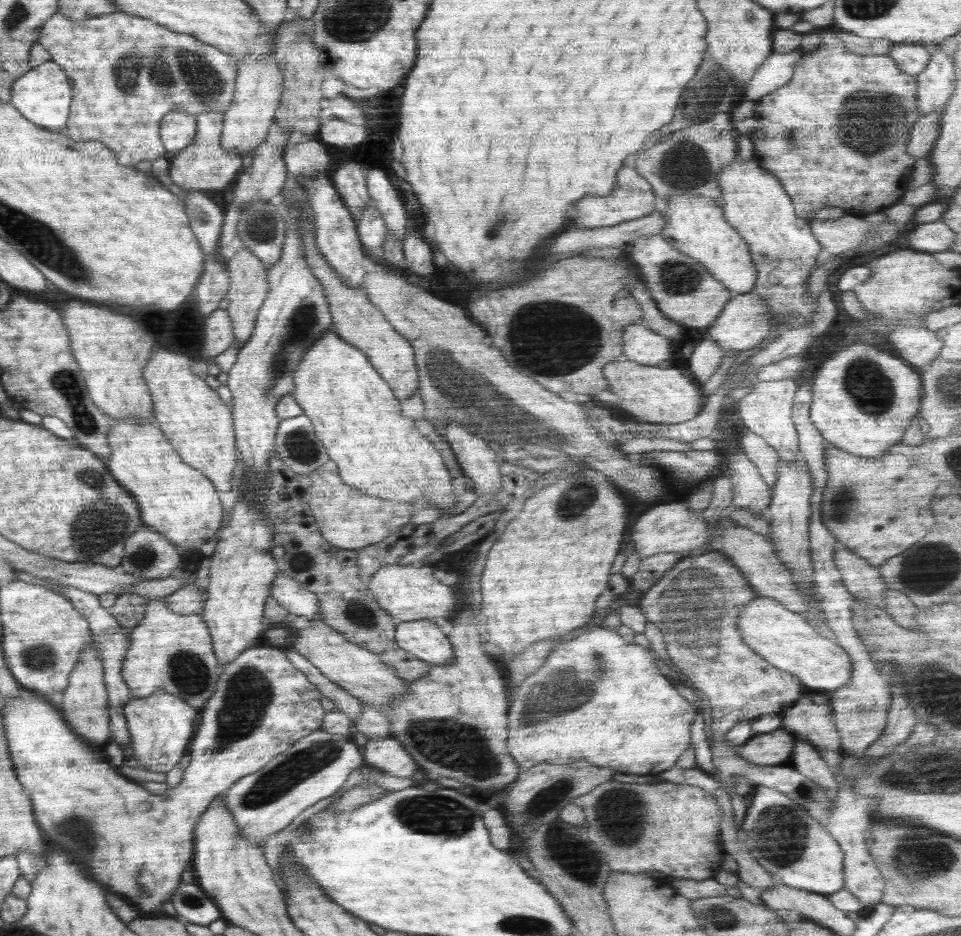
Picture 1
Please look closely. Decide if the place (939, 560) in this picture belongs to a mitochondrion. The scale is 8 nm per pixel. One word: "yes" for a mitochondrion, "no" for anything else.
yes

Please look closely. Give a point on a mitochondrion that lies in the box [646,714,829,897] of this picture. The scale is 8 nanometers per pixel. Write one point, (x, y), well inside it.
(782, 834)

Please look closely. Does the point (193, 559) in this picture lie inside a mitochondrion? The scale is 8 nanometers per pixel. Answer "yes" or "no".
no

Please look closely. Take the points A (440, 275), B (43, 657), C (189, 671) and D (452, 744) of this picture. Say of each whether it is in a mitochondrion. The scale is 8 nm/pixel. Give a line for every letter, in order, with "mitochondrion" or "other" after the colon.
A: other
B: mitochondrion
C: mitochondrion
D: mitochondrion

